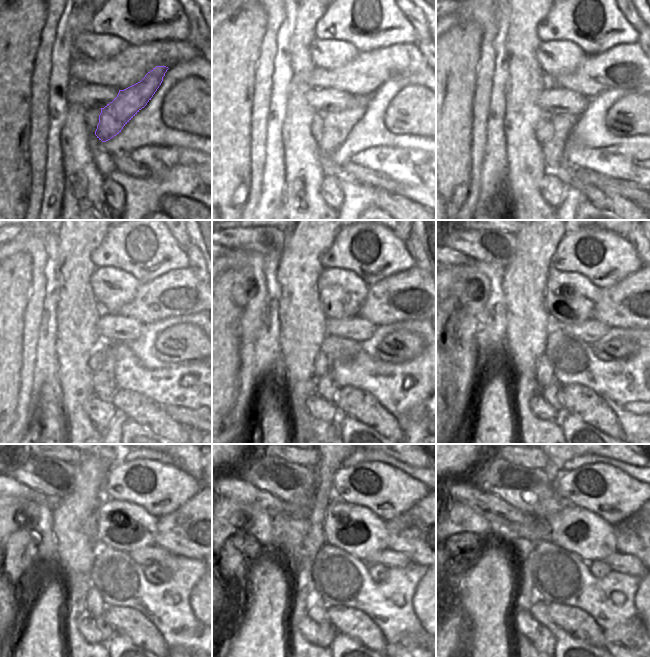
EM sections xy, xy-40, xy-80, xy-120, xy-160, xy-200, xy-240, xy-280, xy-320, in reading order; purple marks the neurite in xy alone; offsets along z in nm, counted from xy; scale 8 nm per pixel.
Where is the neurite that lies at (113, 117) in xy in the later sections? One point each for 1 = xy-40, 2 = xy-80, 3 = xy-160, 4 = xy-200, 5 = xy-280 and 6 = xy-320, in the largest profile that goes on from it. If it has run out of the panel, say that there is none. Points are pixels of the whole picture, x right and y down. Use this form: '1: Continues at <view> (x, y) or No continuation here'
1: Continues at xy-40 (336, 125)
2: Continues at xy-80 (563, 124)
3: Continues at xy-160 (326, 386)
4: Continues at xy-200 (551, 394)
5: Continues at xy-280 (326, 633)
6: Continues at xy-320 (545, 643).

